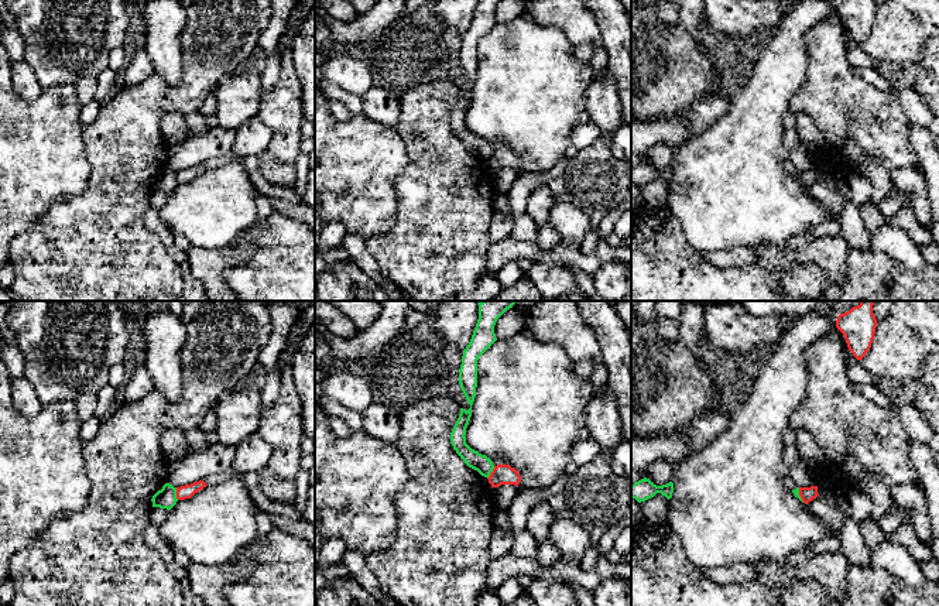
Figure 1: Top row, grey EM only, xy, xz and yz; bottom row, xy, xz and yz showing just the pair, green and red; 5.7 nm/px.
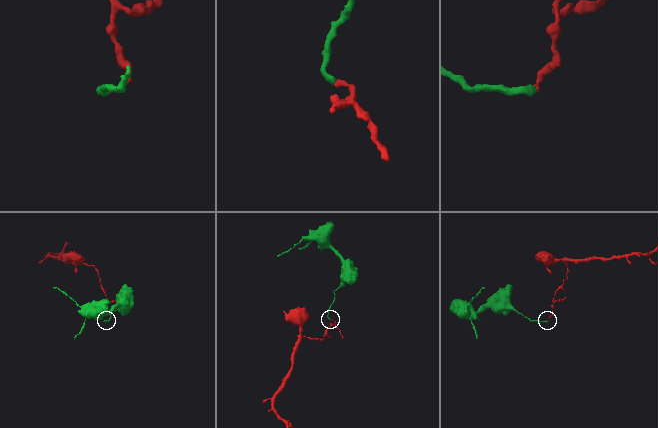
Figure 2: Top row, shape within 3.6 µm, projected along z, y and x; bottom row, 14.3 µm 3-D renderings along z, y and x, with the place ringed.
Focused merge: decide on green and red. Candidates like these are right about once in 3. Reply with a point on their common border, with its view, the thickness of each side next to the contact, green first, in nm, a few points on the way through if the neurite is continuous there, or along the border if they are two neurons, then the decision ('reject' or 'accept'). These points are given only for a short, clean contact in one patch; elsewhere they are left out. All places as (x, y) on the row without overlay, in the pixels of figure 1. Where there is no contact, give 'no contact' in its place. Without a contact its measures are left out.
meets green in xy at (175, 177); 120 nm thick on the green side, 80 nm on the other; runs through xy (165, 181), (175, 177), (188, 174); accept

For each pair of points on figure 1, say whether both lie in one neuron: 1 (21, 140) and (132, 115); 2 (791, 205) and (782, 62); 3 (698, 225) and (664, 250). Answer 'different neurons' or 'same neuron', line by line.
1: different neurons
2: same neuron
3: different neurons

